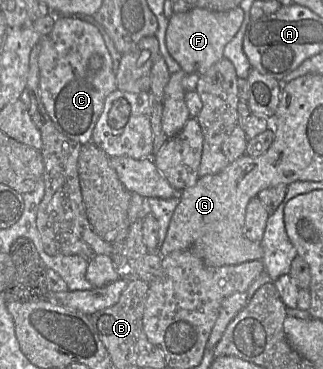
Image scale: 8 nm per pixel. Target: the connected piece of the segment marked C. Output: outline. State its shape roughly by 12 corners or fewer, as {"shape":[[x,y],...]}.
{"shape":[[88,21],[41,38],[41,99],[57,129],[92,142],[118,89]]}

